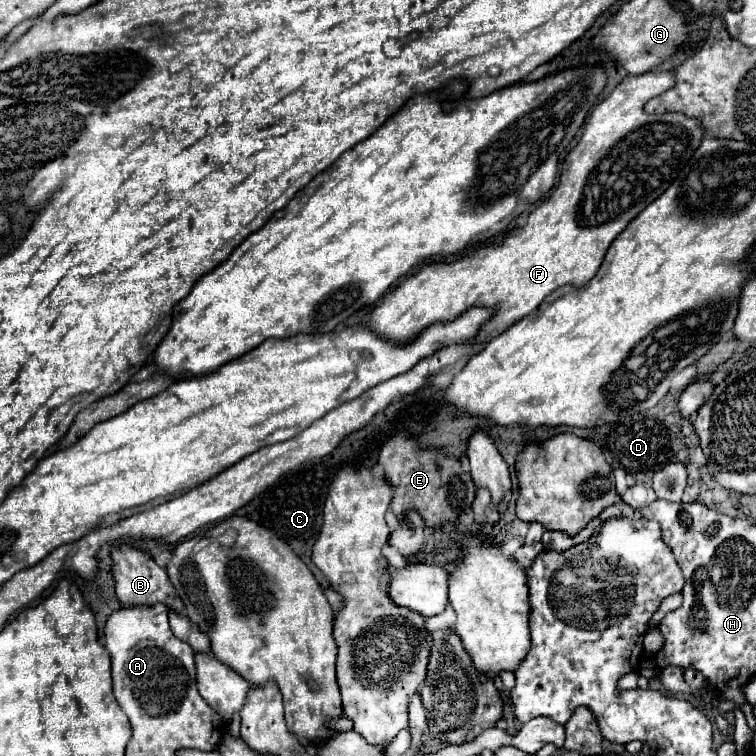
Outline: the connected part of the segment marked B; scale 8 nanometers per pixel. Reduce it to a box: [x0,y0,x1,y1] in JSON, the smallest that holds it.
[112,546,184,614]

